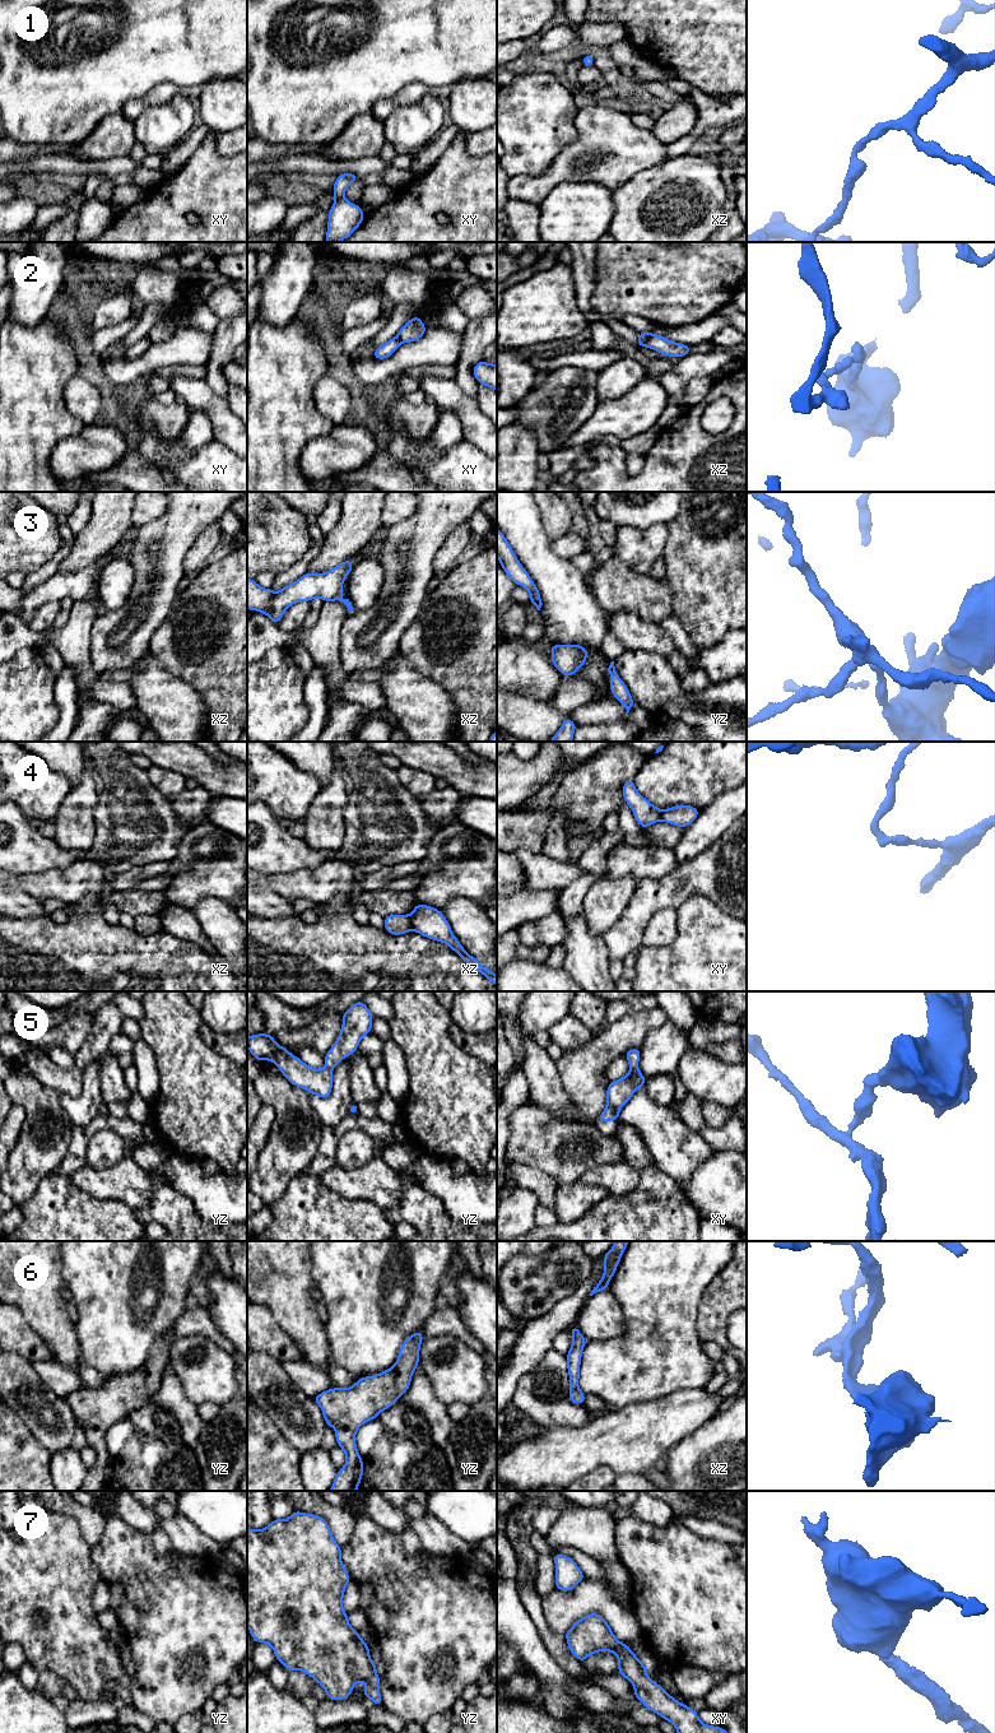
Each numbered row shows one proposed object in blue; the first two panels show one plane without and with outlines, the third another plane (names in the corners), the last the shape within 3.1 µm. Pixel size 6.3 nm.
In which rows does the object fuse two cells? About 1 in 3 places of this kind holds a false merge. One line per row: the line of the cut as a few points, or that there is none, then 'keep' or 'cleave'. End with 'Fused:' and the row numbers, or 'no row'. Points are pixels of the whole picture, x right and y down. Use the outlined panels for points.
1: cut none; keep
2: cut xz (650, 333), (644, 344); cleave
3: cut none; keep
4: cut xz (409, 915), (413, 929); cleave
5: cut none; keep
6: cut none; keep
7: cut none; keep
Fused: 2, 4

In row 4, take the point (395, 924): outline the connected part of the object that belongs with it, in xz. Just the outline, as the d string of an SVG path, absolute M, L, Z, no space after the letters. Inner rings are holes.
M410 915L385 916L385 930L392 935L401 935L413 930Z

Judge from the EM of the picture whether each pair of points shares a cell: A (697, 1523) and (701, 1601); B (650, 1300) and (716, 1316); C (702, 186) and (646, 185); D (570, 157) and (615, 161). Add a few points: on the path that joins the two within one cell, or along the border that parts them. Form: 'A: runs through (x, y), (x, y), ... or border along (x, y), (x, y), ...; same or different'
A: border along (675, 1517), (700, 1536), (725, 1543); different
B: border along (708, 1285), (697, 1318), (697, 1336), (702, 1342); different
C: runs through (688, 189), (665, 189), (660, 185); same
D: runs through (581, 156), (604, 154); same

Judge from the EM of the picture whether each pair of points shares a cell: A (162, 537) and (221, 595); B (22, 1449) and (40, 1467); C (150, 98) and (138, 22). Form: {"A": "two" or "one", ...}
{"A": "two", "B": "one", "C": "two"}

